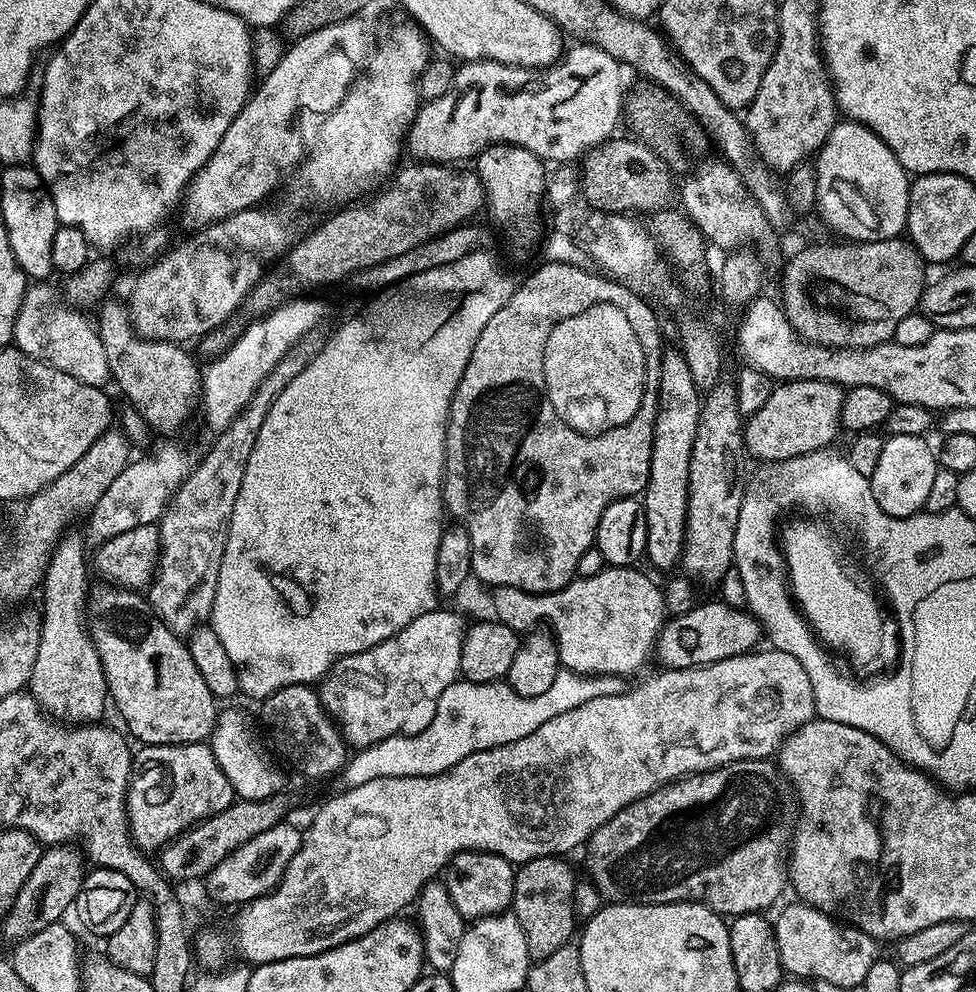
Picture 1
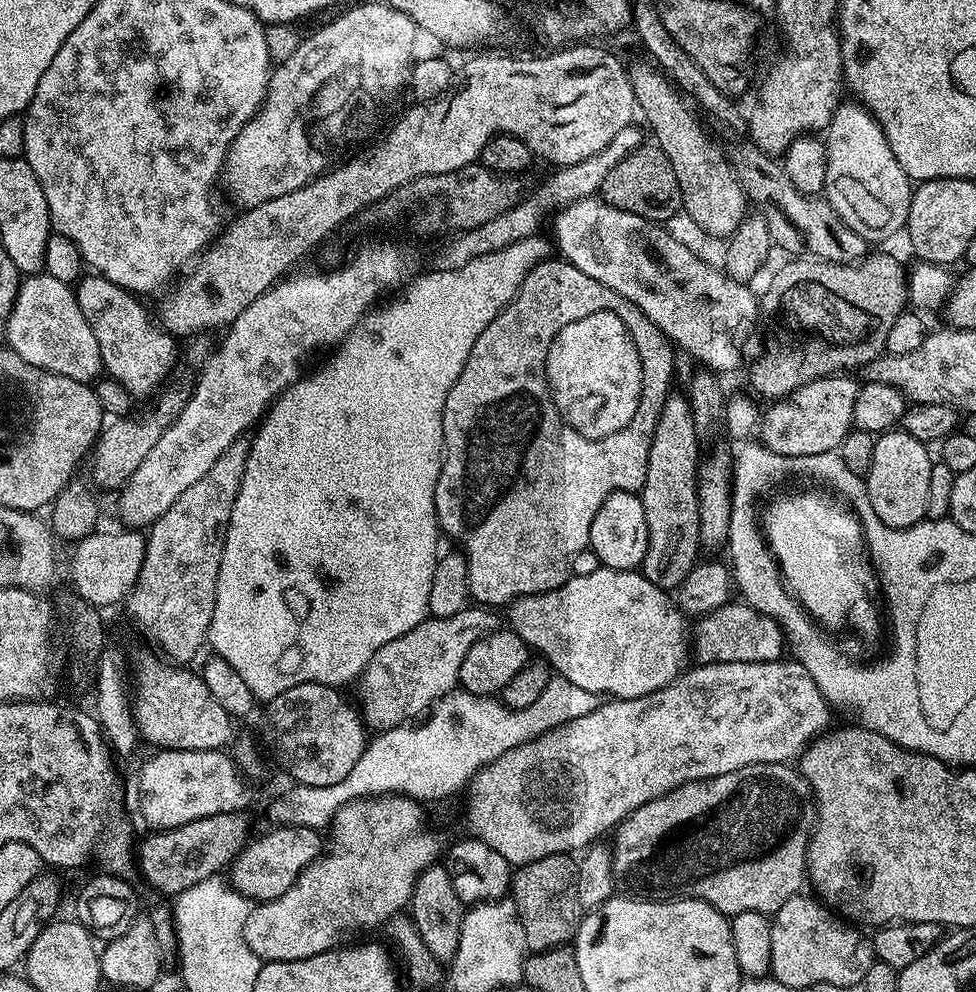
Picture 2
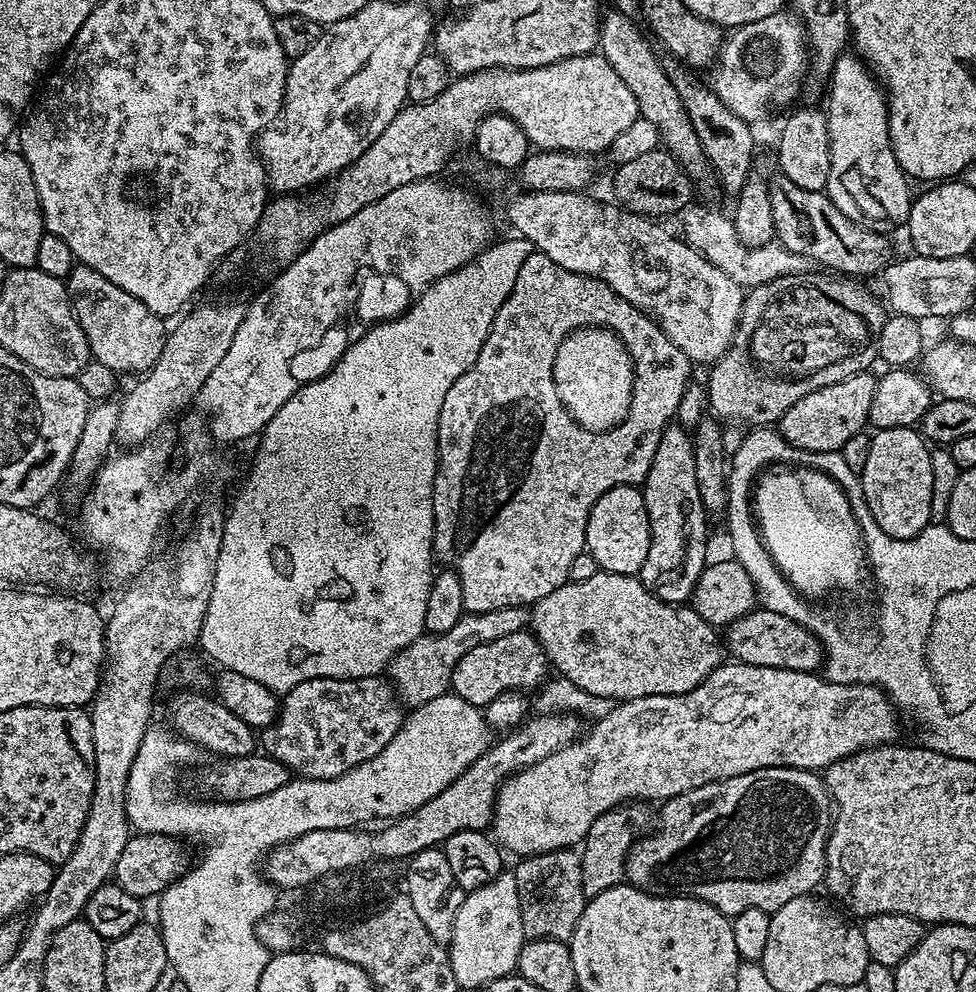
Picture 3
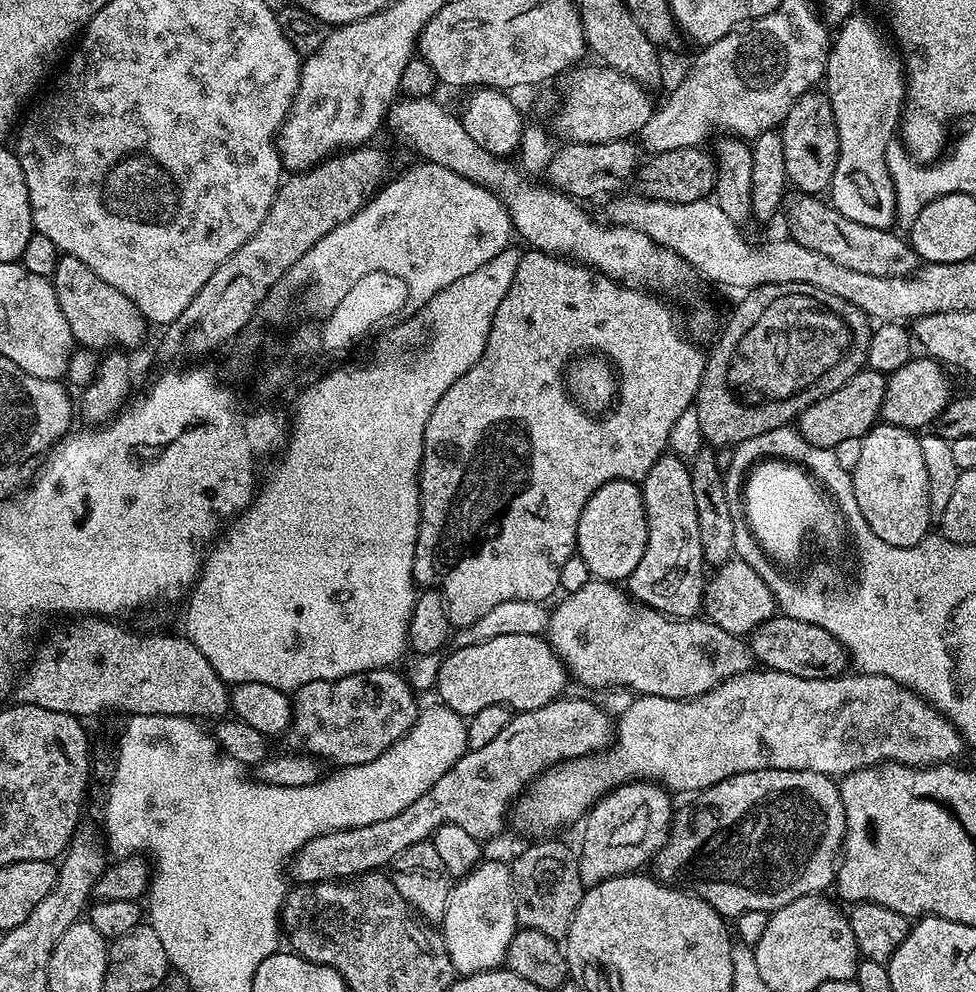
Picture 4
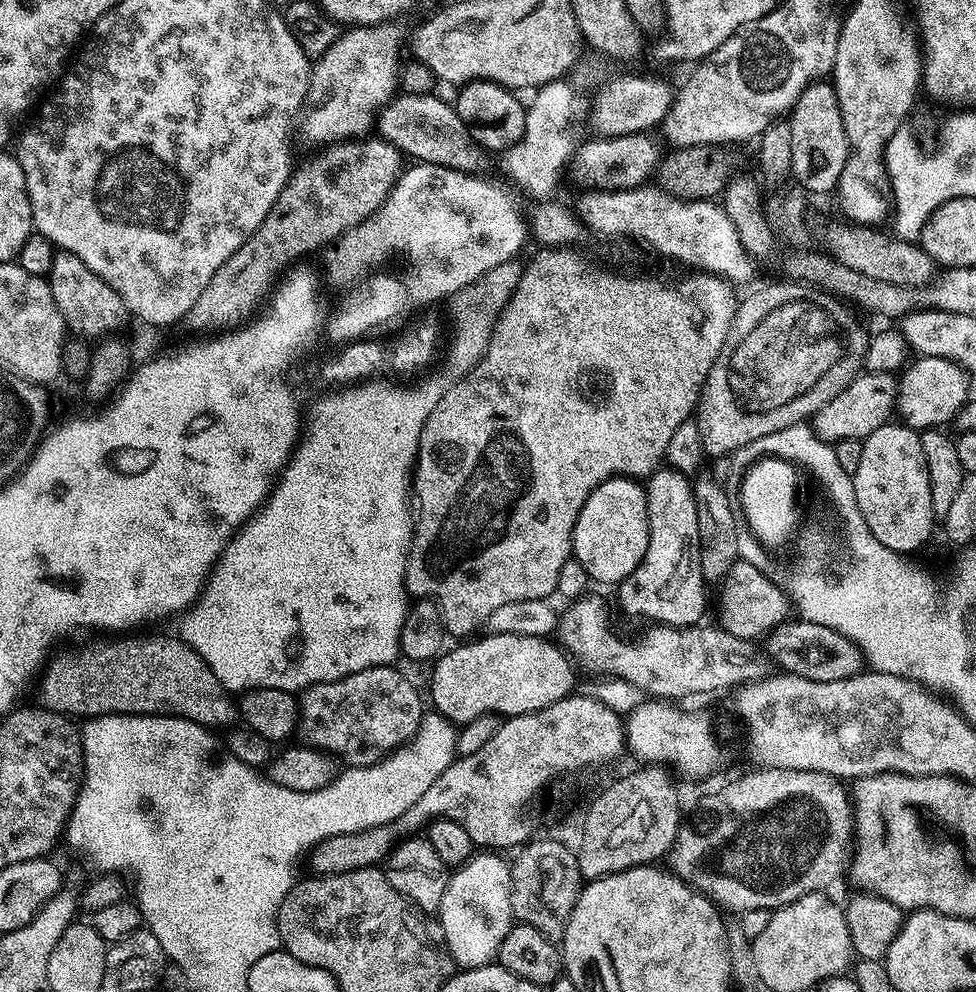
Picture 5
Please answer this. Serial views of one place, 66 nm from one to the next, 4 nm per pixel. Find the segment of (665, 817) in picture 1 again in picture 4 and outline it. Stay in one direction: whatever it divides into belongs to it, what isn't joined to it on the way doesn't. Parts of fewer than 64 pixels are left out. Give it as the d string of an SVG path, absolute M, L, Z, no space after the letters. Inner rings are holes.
M754 770L726 778L693 800L689 808L673 815L668 841L650 864L655 879L669 886L683 886L725 918L750 910L771 914L795 899L833 887L846 830L840 786L833 777L811 770Z

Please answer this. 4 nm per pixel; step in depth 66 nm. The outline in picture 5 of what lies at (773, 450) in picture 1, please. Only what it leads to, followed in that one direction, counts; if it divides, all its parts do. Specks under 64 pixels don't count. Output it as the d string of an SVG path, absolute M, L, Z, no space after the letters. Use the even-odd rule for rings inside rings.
M864 372L851 380L838 395L826 402L826 406L822 406L822 410L811 417L811 427L820 440L835 442L854 438L863 442L867 436L874 434L874 430L893 419L899 393L900 385L893 373Z

